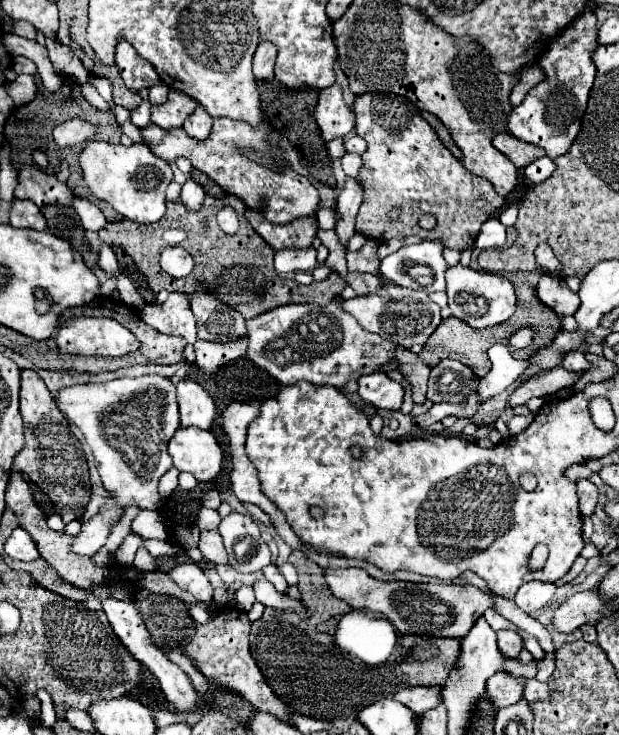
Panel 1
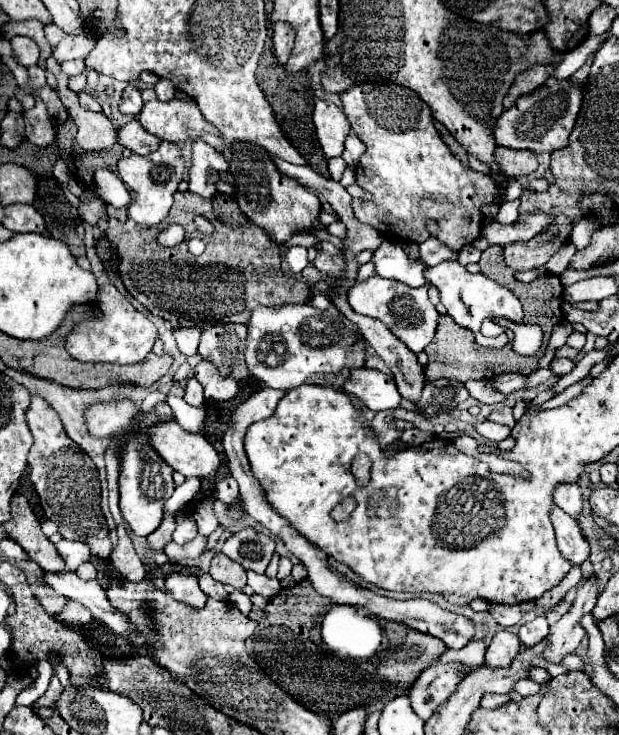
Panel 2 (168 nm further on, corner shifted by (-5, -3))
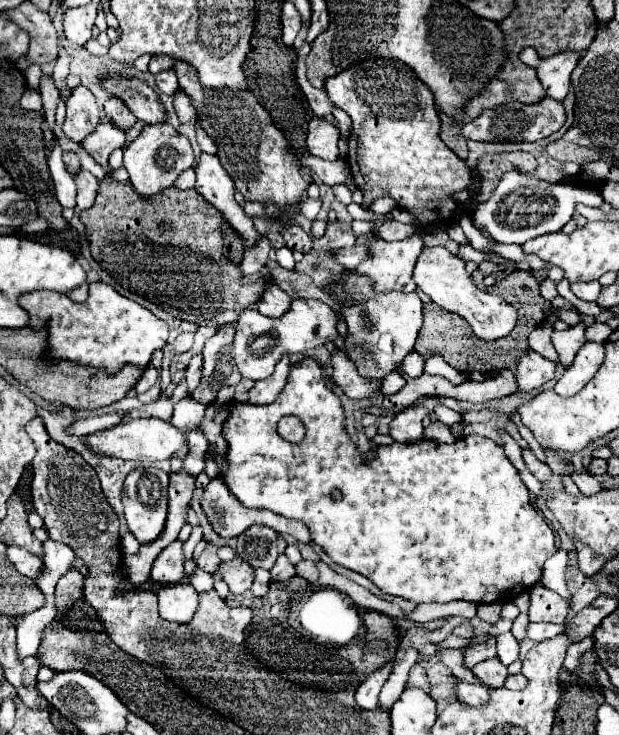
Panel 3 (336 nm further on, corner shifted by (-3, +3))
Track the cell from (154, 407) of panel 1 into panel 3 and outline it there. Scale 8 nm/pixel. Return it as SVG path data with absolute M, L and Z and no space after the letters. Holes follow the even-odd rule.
M133 470L125 484L123 484L123 508L125 508L125 518L131 534L137 538L139 544L151 544L155 542L161 532L165 530L165 520L167 520L167 484L169 476L163 470ZM141 480L141 488L139 488Z

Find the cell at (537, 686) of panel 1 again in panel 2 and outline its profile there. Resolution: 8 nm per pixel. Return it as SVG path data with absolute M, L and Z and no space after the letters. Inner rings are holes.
M525 678L523 682L519 682L515 686L515 692L519 692L521 696L533 696L533 694L539 694L539 690L541 690L541 686L537 682L533 682L531 678Z

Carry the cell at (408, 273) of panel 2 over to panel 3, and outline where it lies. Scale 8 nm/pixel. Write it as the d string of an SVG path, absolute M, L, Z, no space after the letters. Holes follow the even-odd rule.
M351 246L351 248L337 248L333 250L333 256L335 256L335 262L339 262L343 268L357 268L361 264L361 260L365 260L365 248L361 246Z

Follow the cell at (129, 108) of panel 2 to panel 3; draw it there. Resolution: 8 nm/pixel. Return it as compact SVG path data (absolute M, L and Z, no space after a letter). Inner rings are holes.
M109 98L105 102L105 114L107 118L121 130L129 130L135 124L135 116L125 108L125 104L121 104L117 98Z

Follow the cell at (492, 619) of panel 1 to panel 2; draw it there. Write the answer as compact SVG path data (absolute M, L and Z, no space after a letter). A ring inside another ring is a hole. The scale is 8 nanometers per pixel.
M539 614L535 620L531 620L519 628L519 638L525 646L533 646L535 642L545 638L547 634L549 634L549 622L543 614Z

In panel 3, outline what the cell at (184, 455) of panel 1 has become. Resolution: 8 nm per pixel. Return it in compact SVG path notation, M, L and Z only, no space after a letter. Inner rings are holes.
M137 418L137 420L123 422L113 428L99 430L99 432L85 436L85 446L97 456L111 456L111 458L121 458L121 460L141 460L141 462L167 460L173 454L181 452L185 444L187 444L185 434L179 432L169 422L159 420L159 418Z

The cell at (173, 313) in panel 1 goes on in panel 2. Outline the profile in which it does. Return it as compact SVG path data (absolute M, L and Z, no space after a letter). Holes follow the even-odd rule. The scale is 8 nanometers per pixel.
M197 326L173 330L173 338L177 340L177 346L179 346L179 350L181 350L185 356L195 356L195 354L197 354L199 334L201 334L201 330L199 330Z

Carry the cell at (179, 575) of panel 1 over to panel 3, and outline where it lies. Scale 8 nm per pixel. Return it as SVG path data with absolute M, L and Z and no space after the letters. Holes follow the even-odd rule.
M173 584L173 588L161 588L159 616L169 622L189 622L197 610L199 596L191 584Z

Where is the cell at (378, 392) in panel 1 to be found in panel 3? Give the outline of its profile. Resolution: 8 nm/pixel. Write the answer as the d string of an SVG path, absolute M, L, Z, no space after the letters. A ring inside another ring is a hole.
M335 350L331 356L331 368L333 368L333 382L345 392L345 396L353 400L365 400L369 394L379 392L381 384L369 384L369 380L361 380L357 374L357 368L349 364L347 356L341 350Z

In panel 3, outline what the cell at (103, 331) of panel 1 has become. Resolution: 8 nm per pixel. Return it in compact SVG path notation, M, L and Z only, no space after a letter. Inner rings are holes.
M103 282L89 284L89 298L83 304L77 304L69 300L61 292L49 292L49 290L33 290L29 294L19 296L19 306L29 314L29 328L33 330L43 330L47 328L47 342L49 348L45 350L45 358L51 362L75 362L81 366L91 366L91 368L103 368L107 374L119 372L125 364L133 364L141 370L145 370L151 362L151 354L167 344L167 332L169 326L165 320L149 312L147 308L139 306L137 302L121 296L115 288Z

